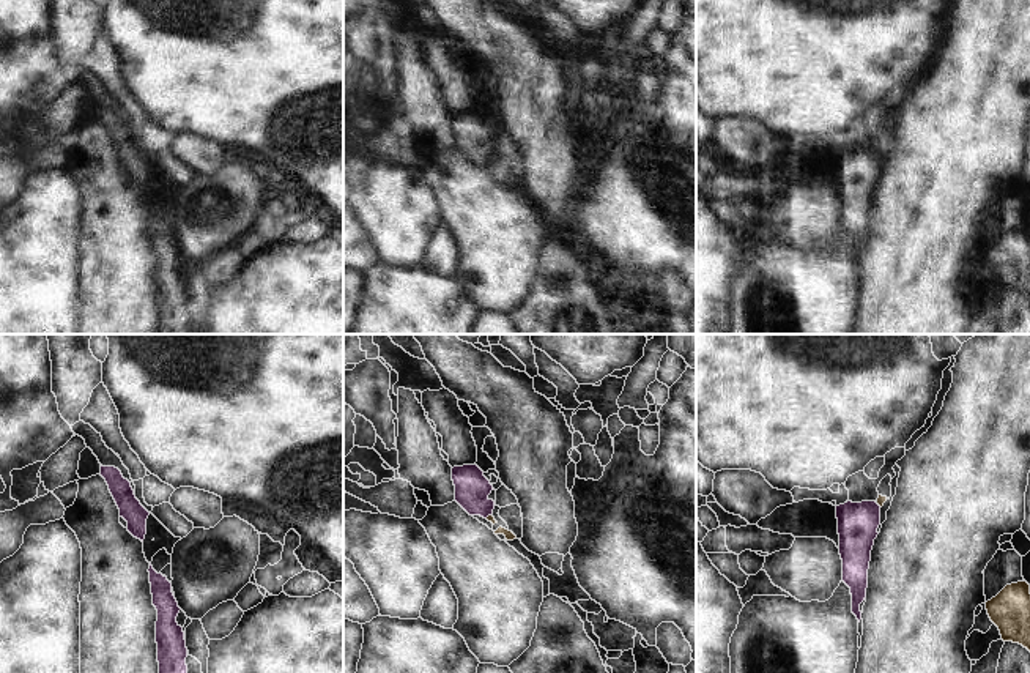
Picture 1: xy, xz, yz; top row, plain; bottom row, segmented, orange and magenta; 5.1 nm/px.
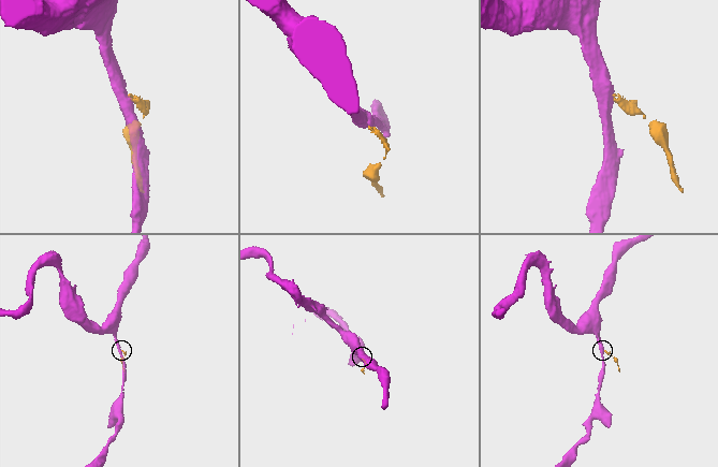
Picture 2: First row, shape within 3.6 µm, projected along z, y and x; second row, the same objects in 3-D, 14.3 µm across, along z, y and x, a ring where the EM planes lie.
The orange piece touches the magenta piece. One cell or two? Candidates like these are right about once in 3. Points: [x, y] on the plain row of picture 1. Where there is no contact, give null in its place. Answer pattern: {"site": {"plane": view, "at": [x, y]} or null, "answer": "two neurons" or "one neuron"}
{"site": {"plane": "xz", "at": [489, 163]}, "answer": "two neurons"}

